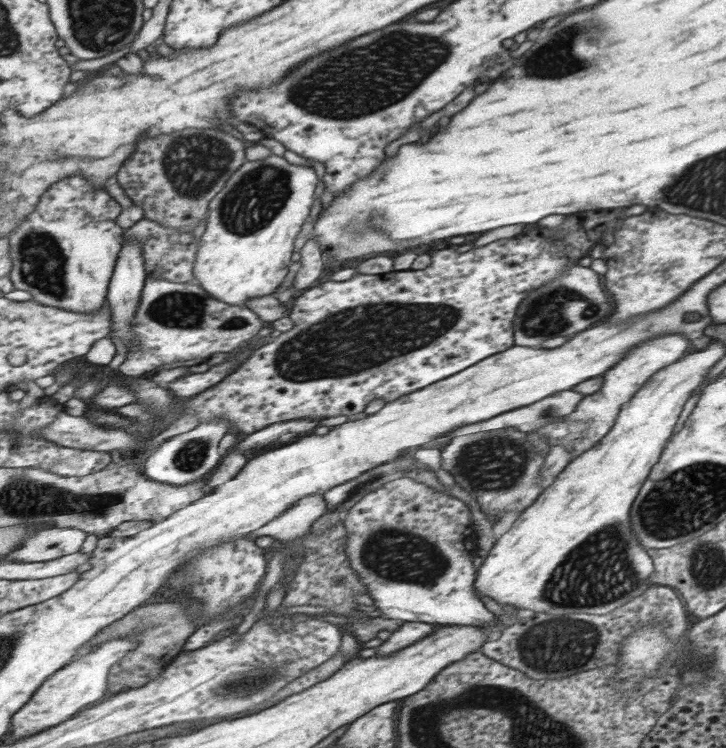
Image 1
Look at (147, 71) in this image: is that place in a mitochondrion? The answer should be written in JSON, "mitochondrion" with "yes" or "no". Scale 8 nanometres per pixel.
{"mitochondrion":"no"}

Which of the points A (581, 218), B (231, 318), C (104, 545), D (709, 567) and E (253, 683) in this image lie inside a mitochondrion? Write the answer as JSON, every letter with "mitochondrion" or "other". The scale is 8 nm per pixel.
{"A":"other","B":"mitochondrion","C":"other","D":"mitochondrion","E":"mitochondrion"}

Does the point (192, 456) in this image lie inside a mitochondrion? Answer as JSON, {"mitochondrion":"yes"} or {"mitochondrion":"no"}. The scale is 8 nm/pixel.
{"mitochondrion":"yes"}

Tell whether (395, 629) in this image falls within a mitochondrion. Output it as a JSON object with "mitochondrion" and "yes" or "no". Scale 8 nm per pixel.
{"mitochondrion":"no"}

